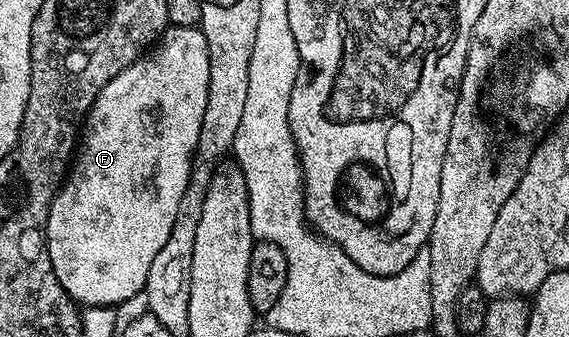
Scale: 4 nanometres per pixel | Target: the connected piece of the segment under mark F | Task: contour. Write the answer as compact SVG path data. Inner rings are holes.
M169 25L158 41L136 61L129 64L94 100L88 109L88 117L84 120L82 133L78 138L78 149L74 154L74 161L48 209L48 223L46 224L46 240L48 241L48 255L52 271L62 288L73 302L84 308L94 306L119 307L119 302L128 302L137 293L143 291L146 280L150 276L150 264L154 264L154 256L162 252L162 244L170 240L170 228L174 228L174 216L178 216L178 204L182 200L182 192L186 192L186 184L190 180L192 171L192 157L198 144L198 134L202 132L202 116L206 112L206 96L210 84L210 52L206 44L204 31L195 26Z

